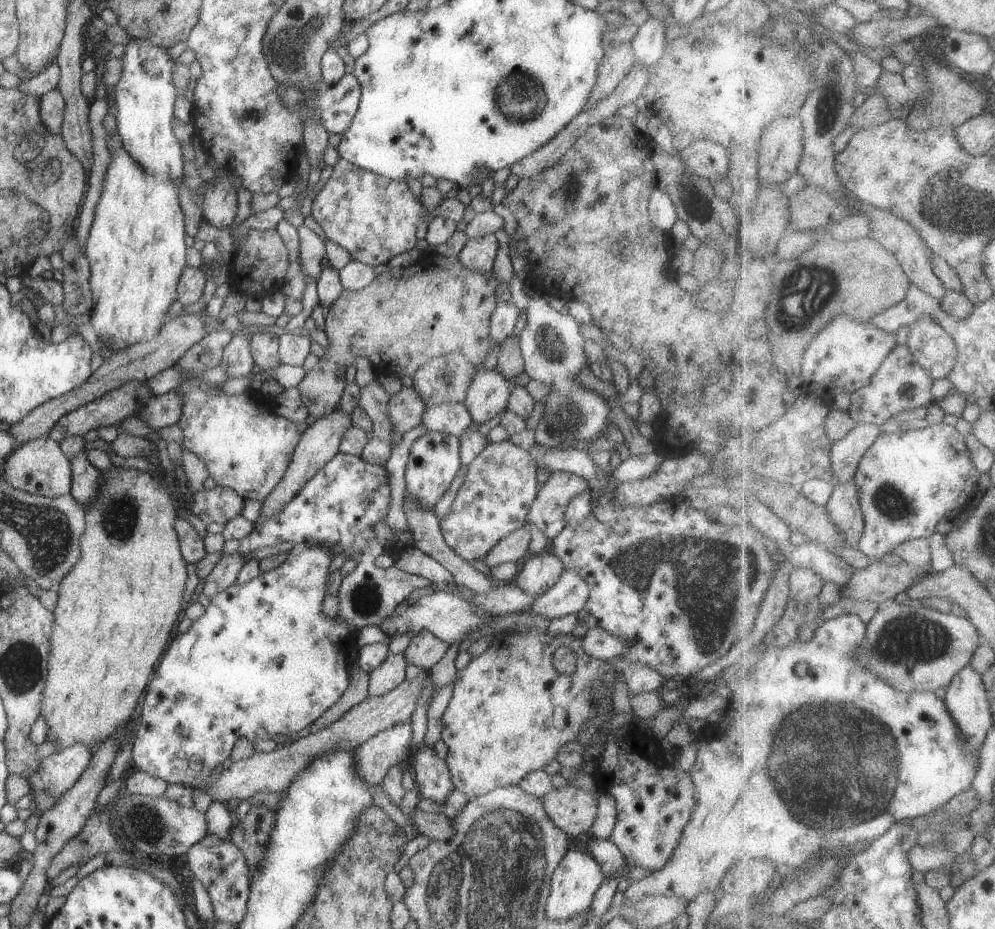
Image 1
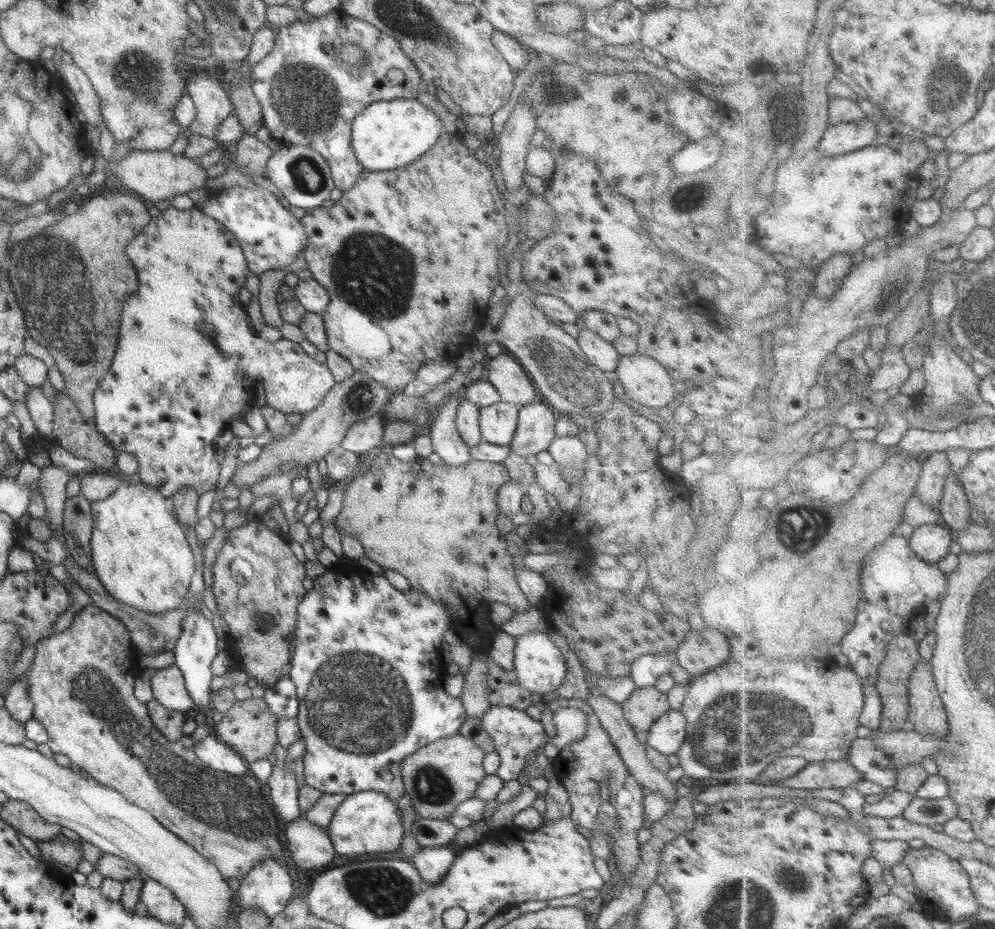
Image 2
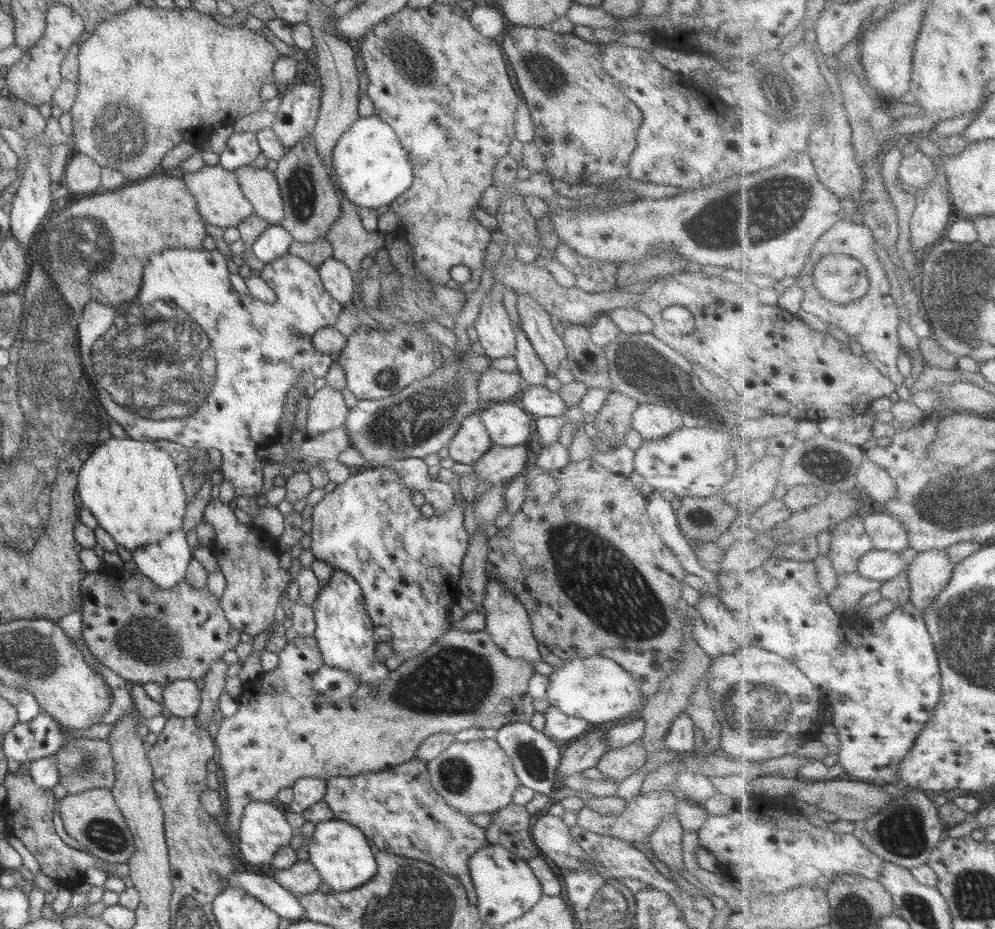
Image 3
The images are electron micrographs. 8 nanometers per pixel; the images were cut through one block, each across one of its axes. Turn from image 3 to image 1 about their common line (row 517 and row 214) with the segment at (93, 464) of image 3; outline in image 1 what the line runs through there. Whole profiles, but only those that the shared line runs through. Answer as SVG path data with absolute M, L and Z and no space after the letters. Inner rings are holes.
M114 136L116 148L112 150L112 162L104 177L104 190L94 212L94 222L84 252L90 262L89 278L93 305L87 319L90 326L91 340L102 344L104 357L109 357L116 350L126 350L139 342L150 342L158 338L160 328L170 322L168 308L178 301L177 284L186 267L185 220L180 208L179 188L162 174L152 174L144 170L120 144L120 137Z

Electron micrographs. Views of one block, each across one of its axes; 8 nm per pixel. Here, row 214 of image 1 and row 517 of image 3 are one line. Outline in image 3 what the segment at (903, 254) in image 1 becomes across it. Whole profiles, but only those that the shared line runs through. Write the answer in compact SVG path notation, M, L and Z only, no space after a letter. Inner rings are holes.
M875 511L865 519L867 531L875 540L876 549L902 553L911 547L906 523L896 515Z

